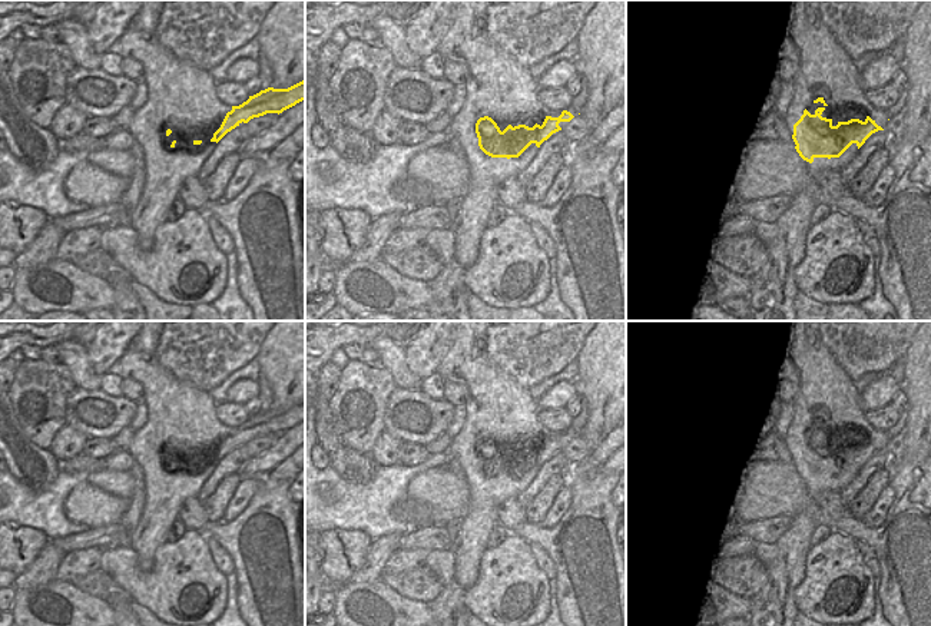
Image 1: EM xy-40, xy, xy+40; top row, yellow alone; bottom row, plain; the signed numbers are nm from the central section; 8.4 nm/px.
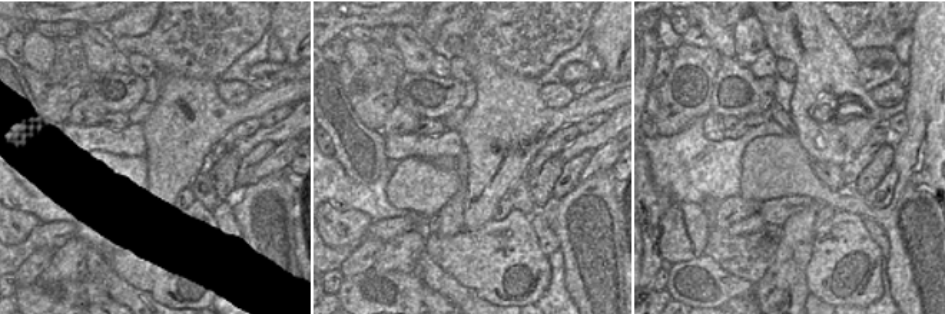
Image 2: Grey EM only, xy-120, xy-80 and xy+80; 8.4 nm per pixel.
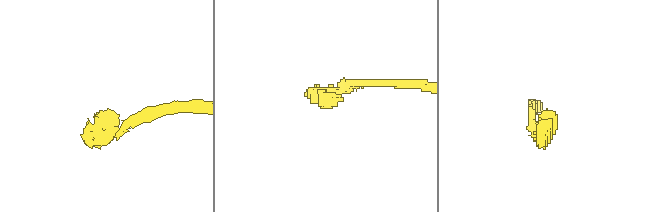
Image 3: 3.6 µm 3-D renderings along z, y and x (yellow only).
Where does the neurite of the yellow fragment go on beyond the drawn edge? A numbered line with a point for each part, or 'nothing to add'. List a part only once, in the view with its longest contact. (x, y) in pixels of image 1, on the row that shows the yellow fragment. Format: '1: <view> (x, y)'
1: xy (497, 86)

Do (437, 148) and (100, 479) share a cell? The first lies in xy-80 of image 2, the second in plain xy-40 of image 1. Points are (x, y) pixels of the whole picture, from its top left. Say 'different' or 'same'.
different

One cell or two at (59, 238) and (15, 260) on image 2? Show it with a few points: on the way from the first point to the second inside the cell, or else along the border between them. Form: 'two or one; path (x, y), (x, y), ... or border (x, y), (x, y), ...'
one; path (47, 238), (37, 238), (26, 248)

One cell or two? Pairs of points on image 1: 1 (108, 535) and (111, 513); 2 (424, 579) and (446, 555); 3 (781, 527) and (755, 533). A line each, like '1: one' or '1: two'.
1: two
2: two
3: one

